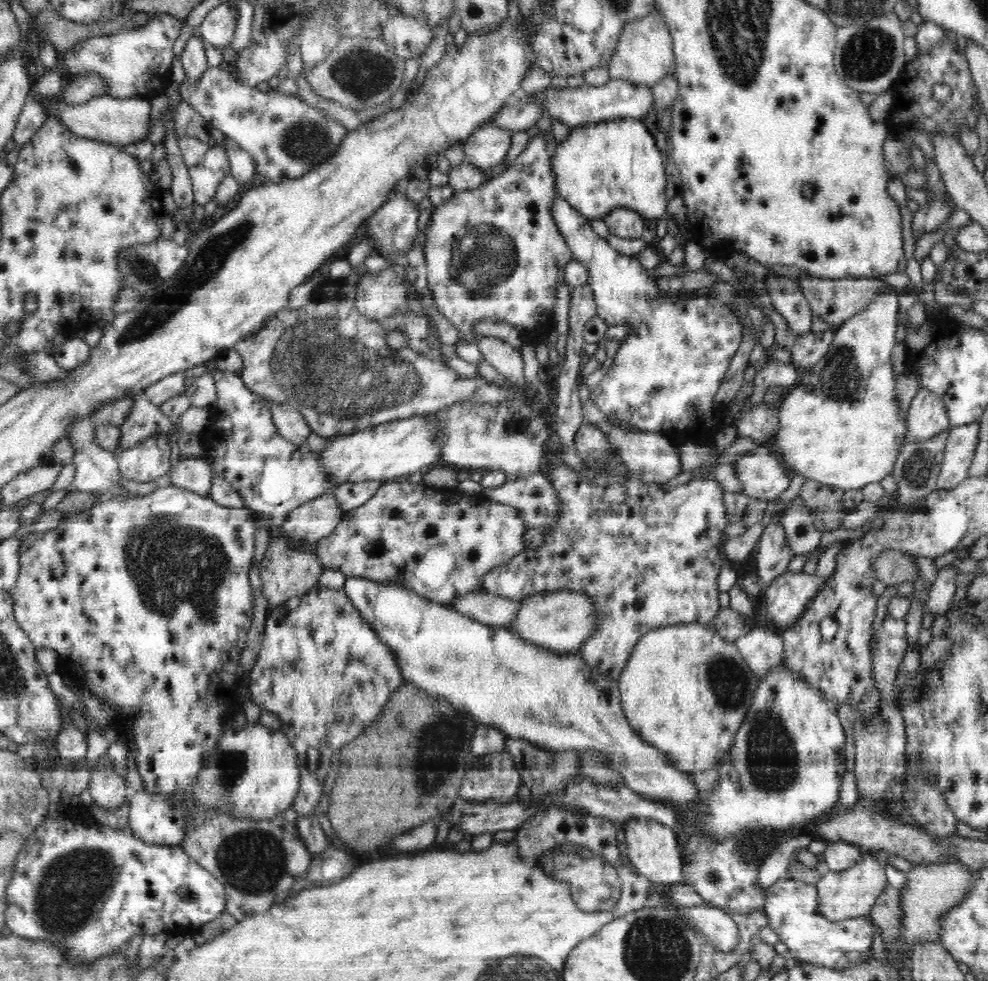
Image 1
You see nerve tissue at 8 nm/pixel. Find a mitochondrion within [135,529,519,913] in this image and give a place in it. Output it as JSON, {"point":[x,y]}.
{"point":[253,862]}

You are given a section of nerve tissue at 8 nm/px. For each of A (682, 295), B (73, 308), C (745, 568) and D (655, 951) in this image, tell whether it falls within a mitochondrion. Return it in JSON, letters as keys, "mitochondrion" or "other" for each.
{"A":"other","B":"other","C":"other","D":"mitochondrion"}

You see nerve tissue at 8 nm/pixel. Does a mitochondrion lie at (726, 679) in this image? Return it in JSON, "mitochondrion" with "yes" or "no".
{"mitochondrion":"yes"}

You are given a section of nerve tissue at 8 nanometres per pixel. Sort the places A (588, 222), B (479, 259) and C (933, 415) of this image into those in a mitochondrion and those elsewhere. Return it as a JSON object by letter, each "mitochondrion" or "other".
{"A":"other","B":"mitochondrion","C":"other"}

